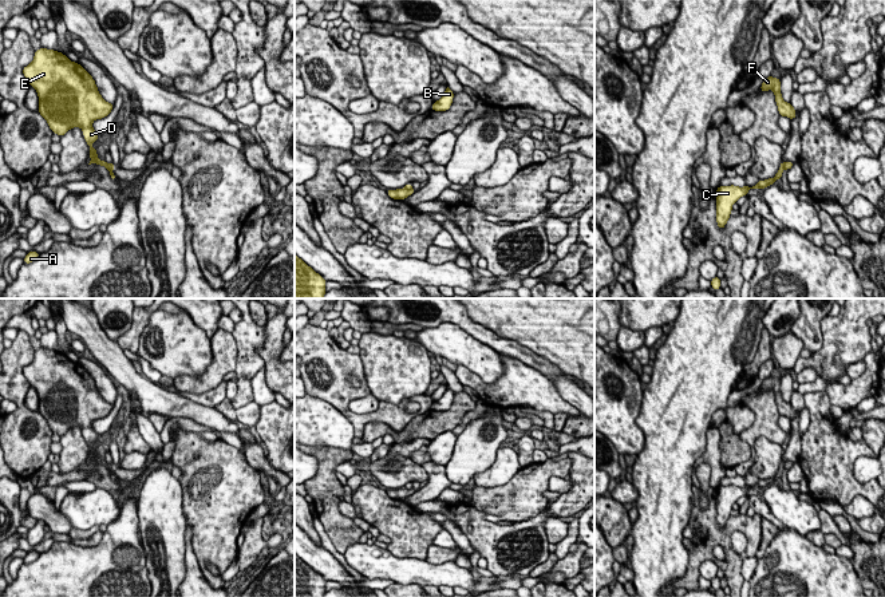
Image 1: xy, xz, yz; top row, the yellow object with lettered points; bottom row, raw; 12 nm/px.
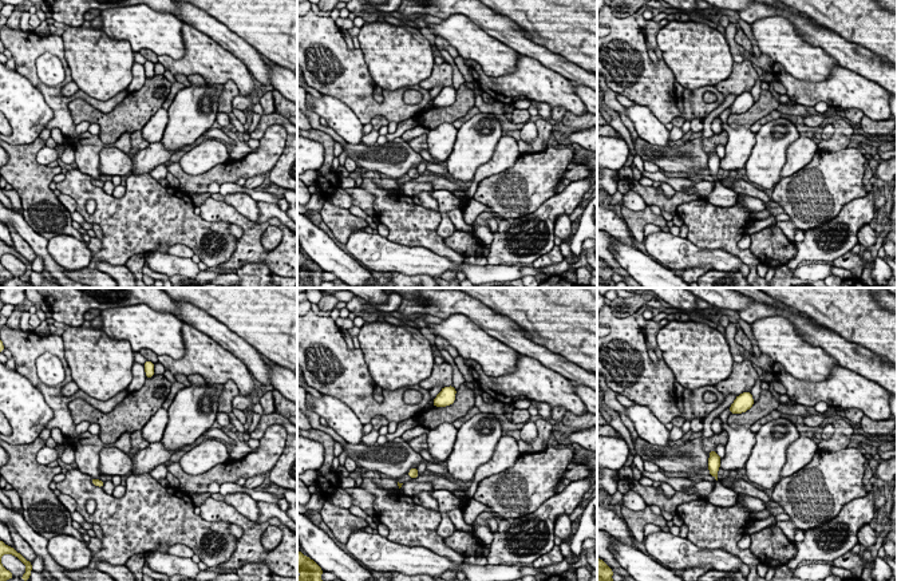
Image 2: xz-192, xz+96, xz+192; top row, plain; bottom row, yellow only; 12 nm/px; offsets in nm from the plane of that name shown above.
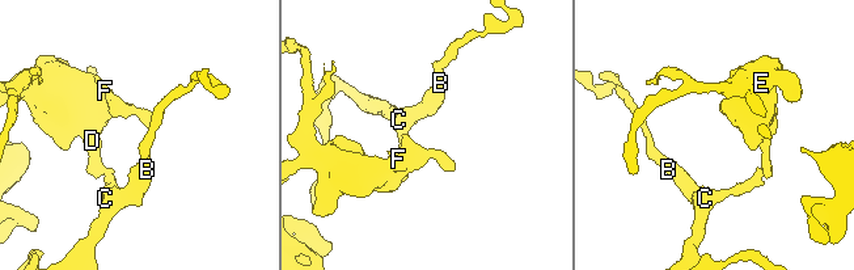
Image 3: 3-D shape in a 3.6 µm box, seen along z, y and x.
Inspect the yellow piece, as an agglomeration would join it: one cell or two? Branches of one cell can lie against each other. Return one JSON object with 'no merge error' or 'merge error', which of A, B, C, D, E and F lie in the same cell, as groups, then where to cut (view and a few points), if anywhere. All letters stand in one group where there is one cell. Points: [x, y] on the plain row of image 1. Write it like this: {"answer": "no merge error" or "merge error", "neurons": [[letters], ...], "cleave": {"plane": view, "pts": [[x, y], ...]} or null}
{"answer": "merge error", "neurons": [["A", "B", "C"], ["D", "E", "F"]], "cleave": {"plane": "xz", "pts": [[405, 487], [411, 489]]}}

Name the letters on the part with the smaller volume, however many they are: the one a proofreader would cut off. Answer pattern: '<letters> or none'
D, E, F

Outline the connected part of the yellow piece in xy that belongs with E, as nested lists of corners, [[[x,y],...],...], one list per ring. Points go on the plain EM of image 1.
[[[39,348],[33,360],[23,368],[23,375],[39,396],[39,414],[52,432],[63,436],[68,430],[80,427],[90,447],[90,463],[112,471],[114,463],[100,460],[91,444],[99,438],[92,422],[106,418],[114,404],[106,402],[98,391],[94,377],[64,353]]]

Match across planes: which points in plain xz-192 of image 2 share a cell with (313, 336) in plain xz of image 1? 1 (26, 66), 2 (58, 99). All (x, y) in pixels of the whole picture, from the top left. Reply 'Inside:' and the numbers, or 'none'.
Inside: 1, 2

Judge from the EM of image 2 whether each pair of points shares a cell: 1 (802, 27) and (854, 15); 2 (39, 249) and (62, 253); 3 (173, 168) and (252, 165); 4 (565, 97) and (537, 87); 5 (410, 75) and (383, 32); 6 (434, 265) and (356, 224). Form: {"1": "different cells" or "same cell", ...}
{"1": "different cells", "2": "different cells", "3": "same cell", "4": "same cell", "5": "same cell", "6": "different cells"}

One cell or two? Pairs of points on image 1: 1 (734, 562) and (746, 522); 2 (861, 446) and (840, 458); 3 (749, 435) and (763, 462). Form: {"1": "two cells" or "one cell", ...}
{"1": "one cell", "2": "one cell", "3": "two cells"}

